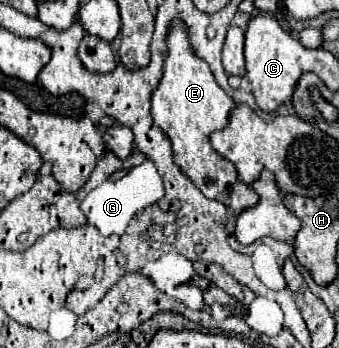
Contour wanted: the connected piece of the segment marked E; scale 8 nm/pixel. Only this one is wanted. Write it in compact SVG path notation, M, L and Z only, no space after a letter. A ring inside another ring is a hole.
M173 21L167 35L167 45L169 55L165 59L163 79L151 97L151 115L155 125L171 139L175 165L199 187L207 199L221 201L235 213L255 207L259 203L259 195L239 179L235 165L221 157L209 141L213 131L227 127L235 101L217 85L209 65L191 51L183 23Z

